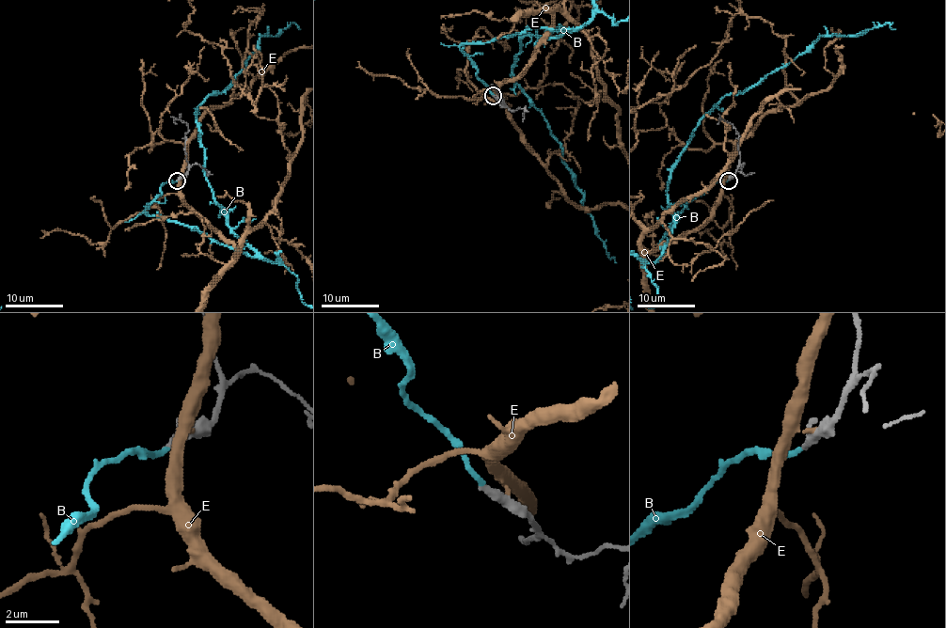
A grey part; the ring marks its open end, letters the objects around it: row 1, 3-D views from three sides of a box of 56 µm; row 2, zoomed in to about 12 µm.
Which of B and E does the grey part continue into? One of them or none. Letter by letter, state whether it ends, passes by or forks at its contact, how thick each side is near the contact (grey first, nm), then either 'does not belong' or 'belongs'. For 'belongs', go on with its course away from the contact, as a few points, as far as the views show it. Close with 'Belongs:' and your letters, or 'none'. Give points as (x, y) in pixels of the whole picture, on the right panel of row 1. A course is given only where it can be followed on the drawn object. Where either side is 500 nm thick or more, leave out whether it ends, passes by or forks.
B: it ends | 360/190 nm | belongs
E: it ends | 440/150 nm | does not belong
Belongs: B

